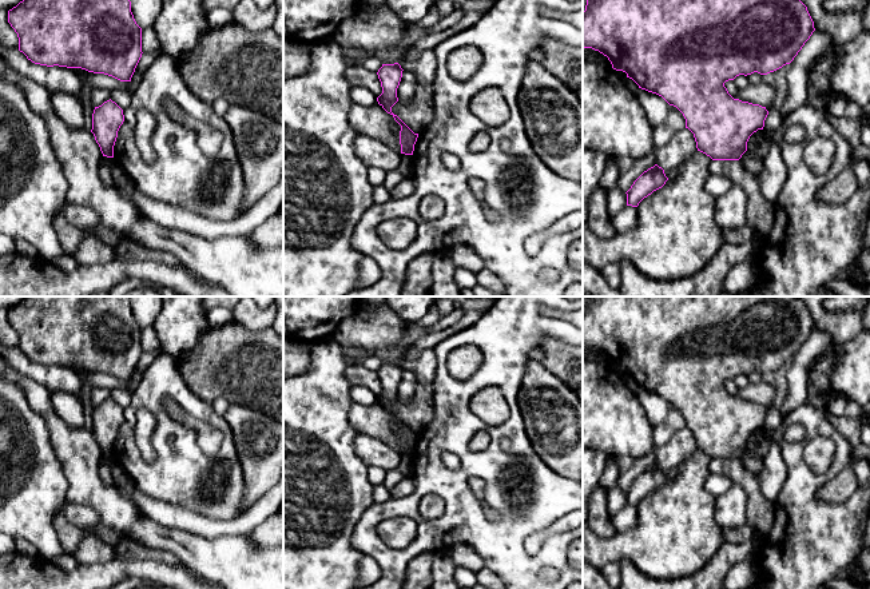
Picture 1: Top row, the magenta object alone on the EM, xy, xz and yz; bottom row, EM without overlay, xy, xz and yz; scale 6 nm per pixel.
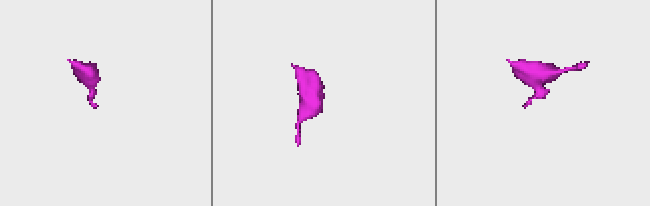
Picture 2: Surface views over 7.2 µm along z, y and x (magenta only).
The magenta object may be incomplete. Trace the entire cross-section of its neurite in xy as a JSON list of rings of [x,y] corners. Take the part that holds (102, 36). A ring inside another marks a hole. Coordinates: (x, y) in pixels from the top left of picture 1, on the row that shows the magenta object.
[[[23,0],[8,11],[8,23],[19,37],[19,51],[35,64],[82,68],[131,81],[142,57],[142,28],[131,12],[130,0]]]

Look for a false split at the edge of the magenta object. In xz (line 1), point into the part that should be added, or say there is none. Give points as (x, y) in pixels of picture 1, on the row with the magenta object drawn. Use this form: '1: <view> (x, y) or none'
1: none

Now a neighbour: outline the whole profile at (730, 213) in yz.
[[[739,184],[732,187],[722,196],[715,198],[714,218],[723,230],[740,228],[747,224],[747,194]]]

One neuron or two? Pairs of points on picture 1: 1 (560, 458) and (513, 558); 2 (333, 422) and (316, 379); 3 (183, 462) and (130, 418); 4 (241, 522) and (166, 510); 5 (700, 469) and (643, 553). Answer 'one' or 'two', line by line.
1: two
2: one
3: one
4: one
5: one

